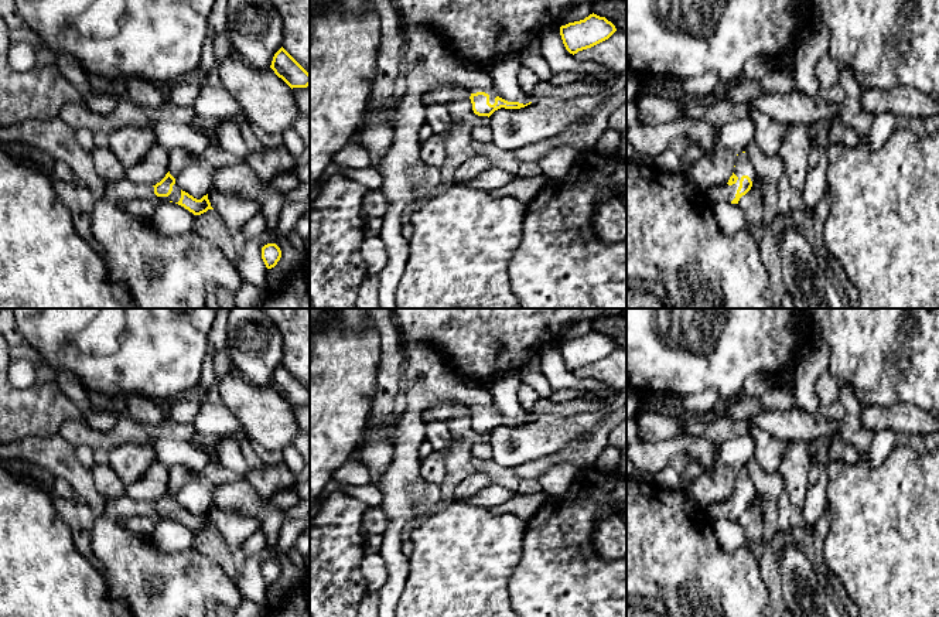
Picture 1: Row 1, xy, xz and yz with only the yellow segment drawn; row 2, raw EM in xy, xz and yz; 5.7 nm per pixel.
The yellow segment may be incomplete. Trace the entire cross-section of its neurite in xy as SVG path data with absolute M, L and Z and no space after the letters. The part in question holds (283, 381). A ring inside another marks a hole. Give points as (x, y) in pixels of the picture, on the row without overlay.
M283 364L274 371L270 385L291 406L310 402L310 391Z

